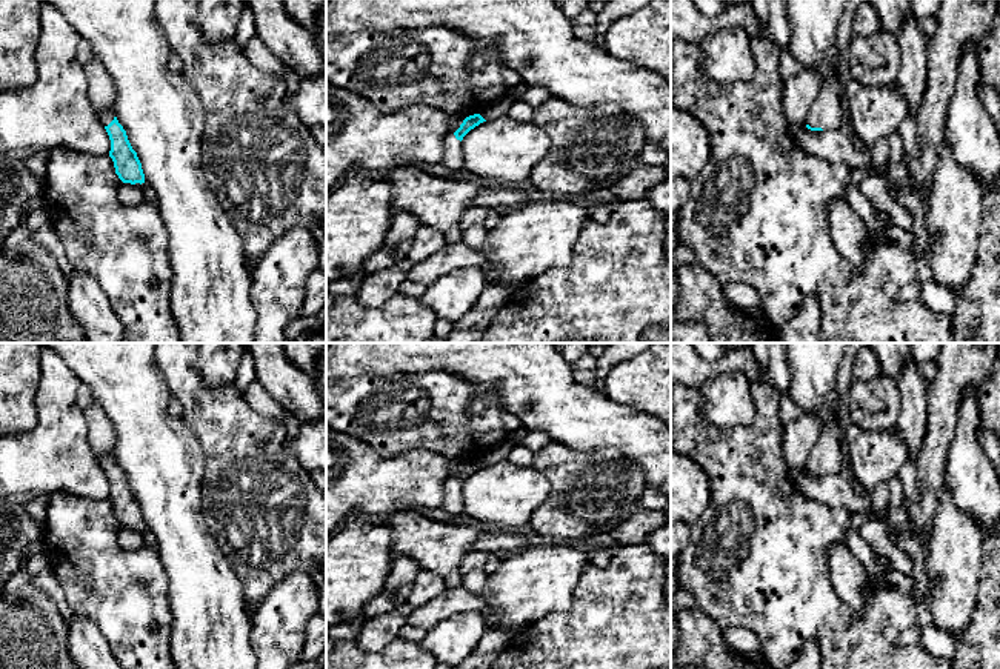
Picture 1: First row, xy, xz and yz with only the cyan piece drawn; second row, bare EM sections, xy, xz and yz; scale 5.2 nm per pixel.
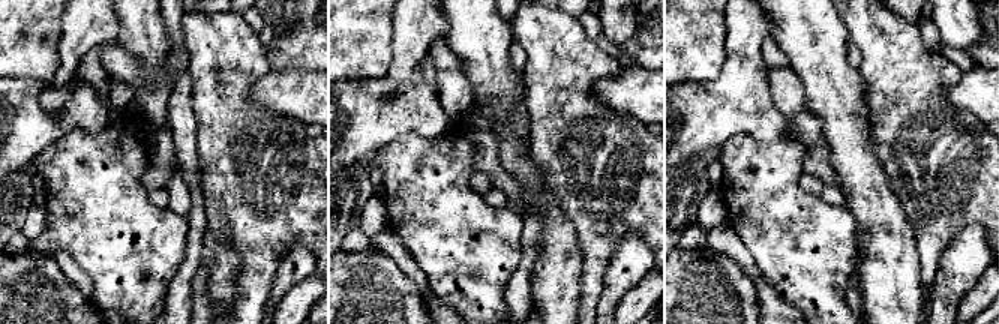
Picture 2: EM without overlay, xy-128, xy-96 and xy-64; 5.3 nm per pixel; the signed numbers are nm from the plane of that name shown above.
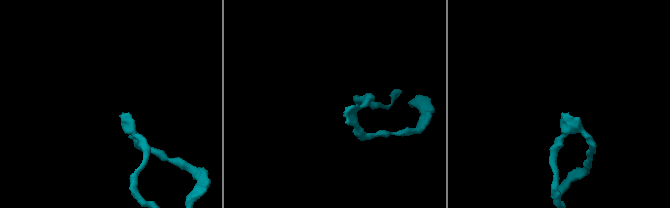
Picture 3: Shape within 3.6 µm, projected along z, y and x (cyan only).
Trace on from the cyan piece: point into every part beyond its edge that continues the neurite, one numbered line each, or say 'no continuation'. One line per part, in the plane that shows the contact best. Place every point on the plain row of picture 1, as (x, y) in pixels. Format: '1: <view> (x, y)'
1: yz (826, 457)

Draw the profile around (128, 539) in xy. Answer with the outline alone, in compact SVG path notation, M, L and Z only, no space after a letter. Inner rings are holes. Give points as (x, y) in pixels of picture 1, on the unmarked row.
M123 528L118 532L118 546L123 551L137 551L143 546L143 538L142 538L142 531L140 528L131 529L131 528Z

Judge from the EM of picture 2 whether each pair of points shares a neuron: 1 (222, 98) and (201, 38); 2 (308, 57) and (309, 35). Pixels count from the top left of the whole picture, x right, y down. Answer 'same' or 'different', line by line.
1: same
2: same

